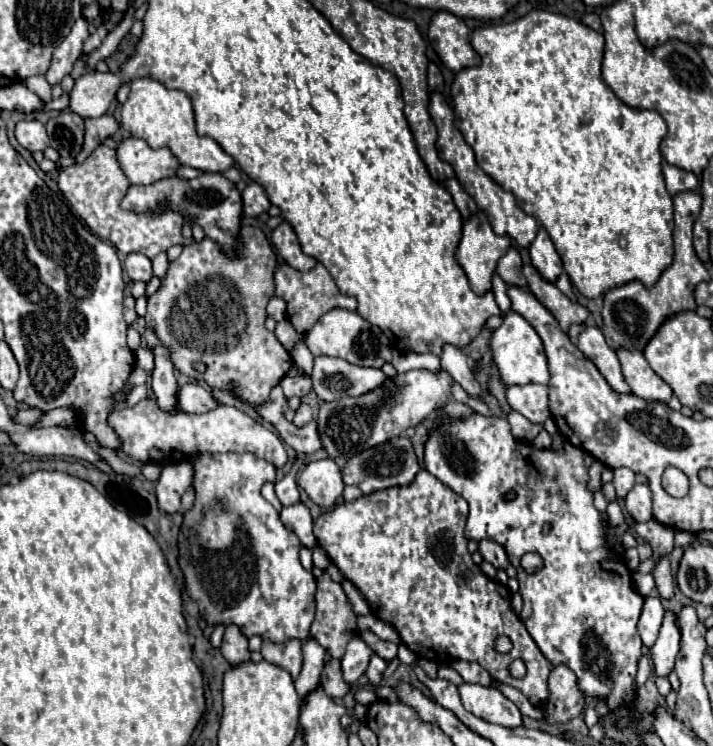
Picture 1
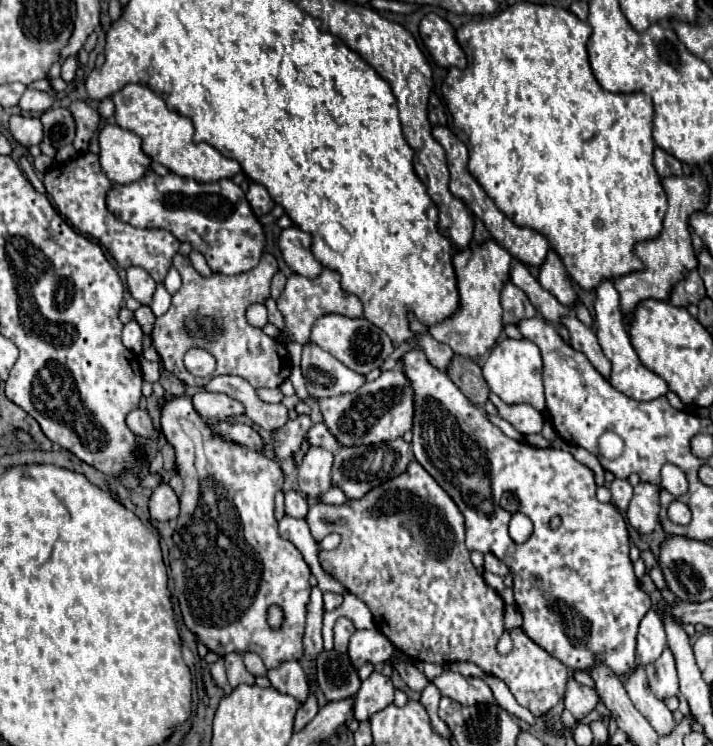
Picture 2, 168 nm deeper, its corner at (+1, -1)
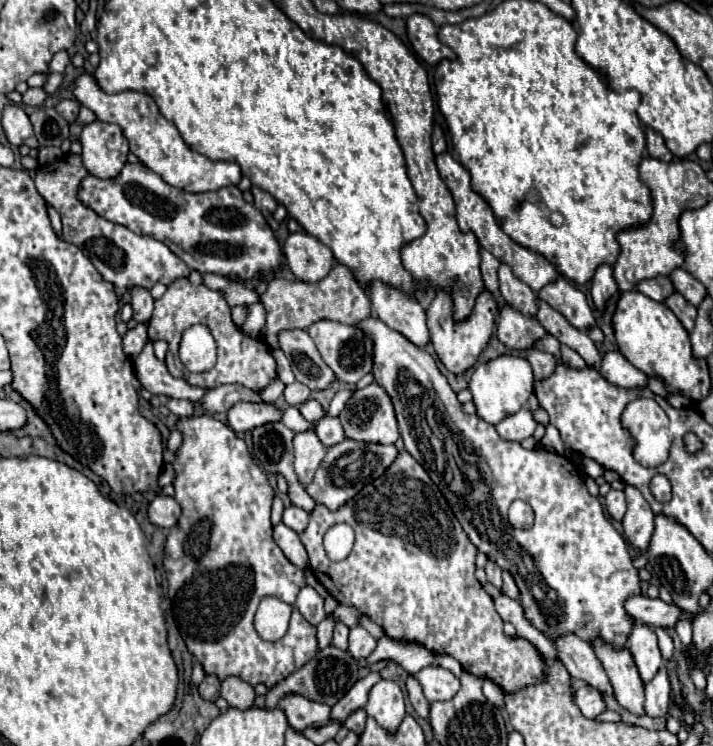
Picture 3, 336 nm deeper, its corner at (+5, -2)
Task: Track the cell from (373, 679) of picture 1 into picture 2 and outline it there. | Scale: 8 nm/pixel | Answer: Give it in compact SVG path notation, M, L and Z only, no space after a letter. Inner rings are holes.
M372 671L372 675L366 681L362 681L362 687L354 697L354 717L358 721L368 721L370 715L390 705L392 699L394 699L392 681L386 675Z

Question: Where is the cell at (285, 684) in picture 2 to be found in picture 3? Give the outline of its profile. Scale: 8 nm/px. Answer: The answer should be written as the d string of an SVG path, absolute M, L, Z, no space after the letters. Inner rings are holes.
M296 694L284 696L280 700L280 708L284 710L290 726L296 728L296 730L304 730L308 726L320 728L320 726L336 722L330 716L330 710L332 710L330 706L318 704L318 702L310 702L304 696L296 696Z

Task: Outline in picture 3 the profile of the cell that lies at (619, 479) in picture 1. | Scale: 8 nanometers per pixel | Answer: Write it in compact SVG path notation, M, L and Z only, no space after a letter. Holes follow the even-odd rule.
M610 490L606 494L606 508L608 508L608 514L614 518L614 520L622 520L624 514L626 514L626 498L624 498L624 492L620 490Z

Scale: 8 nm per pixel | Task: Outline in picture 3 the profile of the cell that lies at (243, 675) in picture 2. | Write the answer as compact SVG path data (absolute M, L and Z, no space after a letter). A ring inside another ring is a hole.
M230 676L230 680L222 682L222 694L220 694L230 708L238 708L238 710L248 710L254 704L254 688L250 688L250 684L246 684L240 678Z

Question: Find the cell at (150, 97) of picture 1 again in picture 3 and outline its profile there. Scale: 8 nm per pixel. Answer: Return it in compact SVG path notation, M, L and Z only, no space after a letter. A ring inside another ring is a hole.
M82 72L74 78L74 96L80 106L90 108L98 120L118 124L130 142L130 152L170 186L186 192L214 192L226 186L236 186L242 180L242 172L236 162L212 162L206 156L190 150L184 144L178 128L158 112L156 102L148 94L134 90L106 94L92 74Z

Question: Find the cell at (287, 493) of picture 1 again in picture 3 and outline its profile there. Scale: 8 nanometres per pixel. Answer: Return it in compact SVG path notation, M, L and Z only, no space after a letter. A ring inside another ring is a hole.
M290 506L290 508L286 508L284 510L284 524L286 526L290 526L292 530L296 530L298 534L302 534L304 530L306 530L306 526L308 526L308 514L302 510L302 508L298 508L298 506Z

